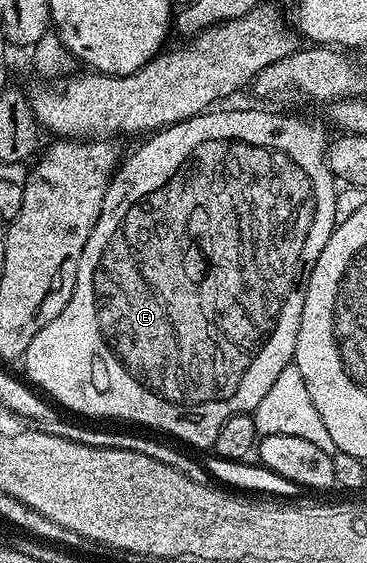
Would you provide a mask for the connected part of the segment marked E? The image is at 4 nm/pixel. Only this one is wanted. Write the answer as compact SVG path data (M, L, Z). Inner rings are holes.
M238 108L235 112L218 112L219 110L207 110L201 116L193 116L179 124L169 124L167 128L160 128L157 132L147 135L146 140L130 157L121 161L120 167L115 171L108 190L104 194L104 206L100 218L94 223L92 234L88 234L88 242L80 254L80 266L76 270L76 282L72 290L72 298L48 326L44 326L28 342L24 365L26 364L25 379L29 381L35 389L47 392L51 396L55 405L63 404L66 408L71 408L74 412L79 412L82 416L107 416L110 420L131 420L134 424L147 424L150 428L159 428L162 432L167 432L170 436L175 436L178 440L183 440L186 444L191 444L194 448L213 449L216 436L224 422L234 415L242 413L253 413L256 406L260 406L260 398L268 394L272 382L276 382L276 377L284 366L288 366L294 359L296 350L296 338L300 330L300 318L304 310L304 298L306 297L306 284L310 281L312 270L316 266L316 258L320 258L320 250L328 246L328 238L334 233L334 226L338 212L338 188L334 171L328 166L326 161L326 149L328 147L328 135L318 124L313 124L310 120L301 120L298 116L285 116L282 112L261 112L258 108Z

